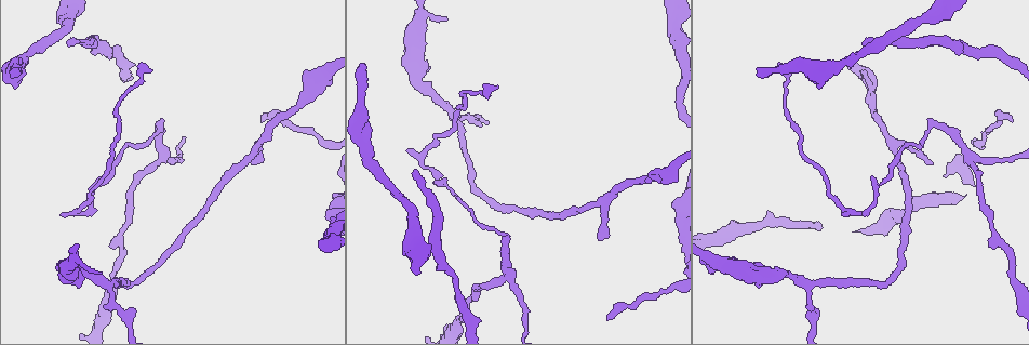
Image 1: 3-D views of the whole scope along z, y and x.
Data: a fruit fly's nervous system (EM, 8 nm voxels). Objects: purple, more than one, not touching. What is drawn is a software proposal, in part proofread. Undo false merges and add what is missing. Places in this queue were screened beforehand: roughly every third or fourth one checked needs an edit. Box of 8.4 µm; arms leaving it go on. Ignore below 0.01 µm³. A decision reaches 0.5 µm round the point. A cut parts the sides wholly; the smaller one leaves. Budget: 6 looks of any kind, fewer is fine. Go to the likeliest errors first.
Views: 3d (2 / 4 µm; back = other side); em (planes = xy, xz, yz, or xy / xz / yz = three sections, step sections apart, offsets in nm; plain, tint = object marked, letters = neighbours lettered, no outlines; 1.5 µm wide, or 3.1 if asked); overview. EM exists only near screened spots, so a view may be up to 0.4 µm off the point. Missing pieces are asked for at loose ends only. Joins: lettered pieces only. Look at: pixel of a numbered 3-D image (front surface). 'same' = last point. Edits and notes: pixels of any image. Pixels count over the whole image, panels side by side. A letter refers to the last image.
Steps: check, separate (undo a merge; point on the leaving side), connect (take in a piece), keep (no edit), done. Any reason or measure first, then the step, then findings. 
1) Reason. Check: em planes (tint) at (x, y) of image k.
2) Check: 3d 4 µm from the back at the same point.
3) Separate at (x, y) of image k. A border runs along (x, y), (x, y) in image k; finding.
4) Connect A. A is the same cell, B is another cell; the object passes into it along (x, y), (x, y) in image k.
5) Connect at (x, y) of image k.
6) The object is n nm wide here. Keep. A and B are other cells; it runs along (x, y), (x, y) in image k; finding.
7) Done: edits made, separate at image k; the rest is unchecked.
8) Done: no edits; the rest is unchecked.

An open end. Check: 3d 2 µm at (606, 318) of image 1.

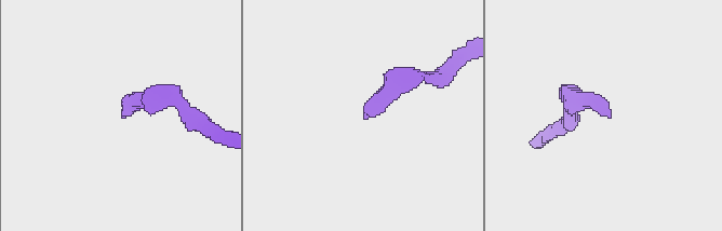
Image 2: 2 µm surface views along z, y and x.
Shape alone is not enough. Check: em planes (plain) at (125, 116) of image 2.

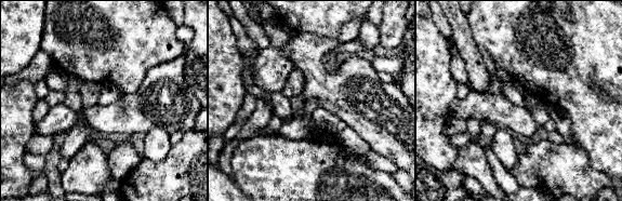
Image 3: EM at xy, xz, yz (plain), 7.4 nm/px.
Check: em planes (letters) at the same point.

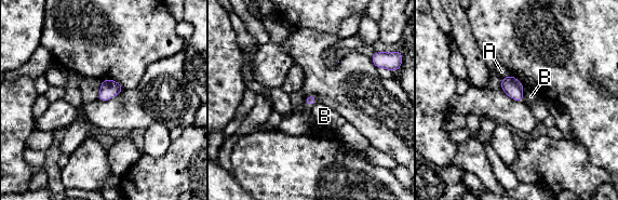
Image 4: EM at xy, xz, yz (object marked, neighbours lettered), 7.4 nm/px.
The longest contact is with B, 100 nm. Keep. A and B are other cells; none of them fits.

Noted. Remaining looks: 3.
Free end. Check: 3d 2 µm at (931, 164) of image 1.

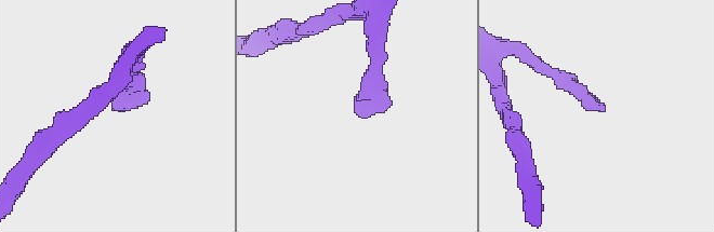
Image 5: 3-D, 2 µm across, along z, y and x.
Need the tissue. Check: em planes (letters) at (363, 117) of image 5.

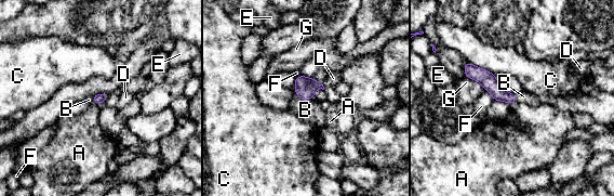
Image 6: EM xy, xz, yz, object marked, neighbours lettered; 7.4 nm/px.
Connect B. B is the same cell, A, C, D, E, F and G are other cells; the object passes into it along (305, 88), (305, 100), (310, 110) in image 6; it goes on there.

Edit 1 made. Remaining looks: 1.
Done: edits made, connect at image 6; the rest is unchecked.

